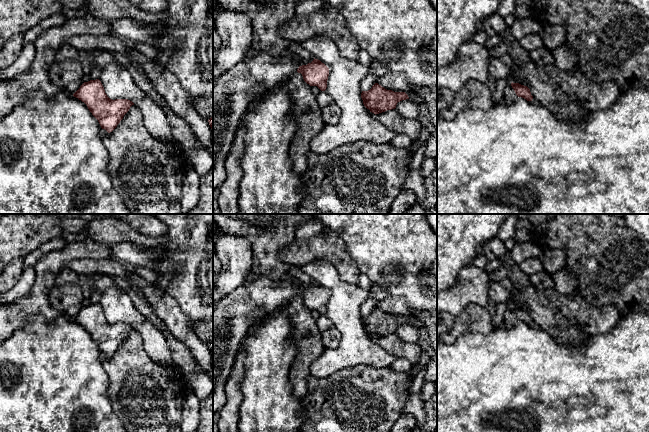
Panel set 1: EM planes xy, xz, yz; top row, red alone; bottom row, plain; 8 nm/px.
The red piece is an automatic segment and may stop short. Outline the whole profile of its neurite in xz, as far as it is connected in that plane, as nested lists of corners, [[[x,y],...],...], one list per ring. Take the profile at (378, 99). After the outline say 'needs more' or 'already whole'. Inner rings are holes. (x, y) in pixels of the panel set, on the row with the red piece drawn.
[[[375,83],[370,90],[362,91],[361,98],[364,106],[375,115],[395,109],[398,102],[409,99],[405,92],[387,90],[378,83]]]; already whole

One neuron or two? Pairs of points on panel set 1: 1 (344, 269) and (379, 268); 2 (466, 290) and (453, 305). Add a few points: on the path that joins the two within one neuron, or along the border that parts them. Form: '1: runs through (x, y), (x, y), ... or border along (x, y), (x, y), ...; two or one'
1: border along (347, 249), (361, 273); two
2: runs through (462, 294), (455, 301); one

